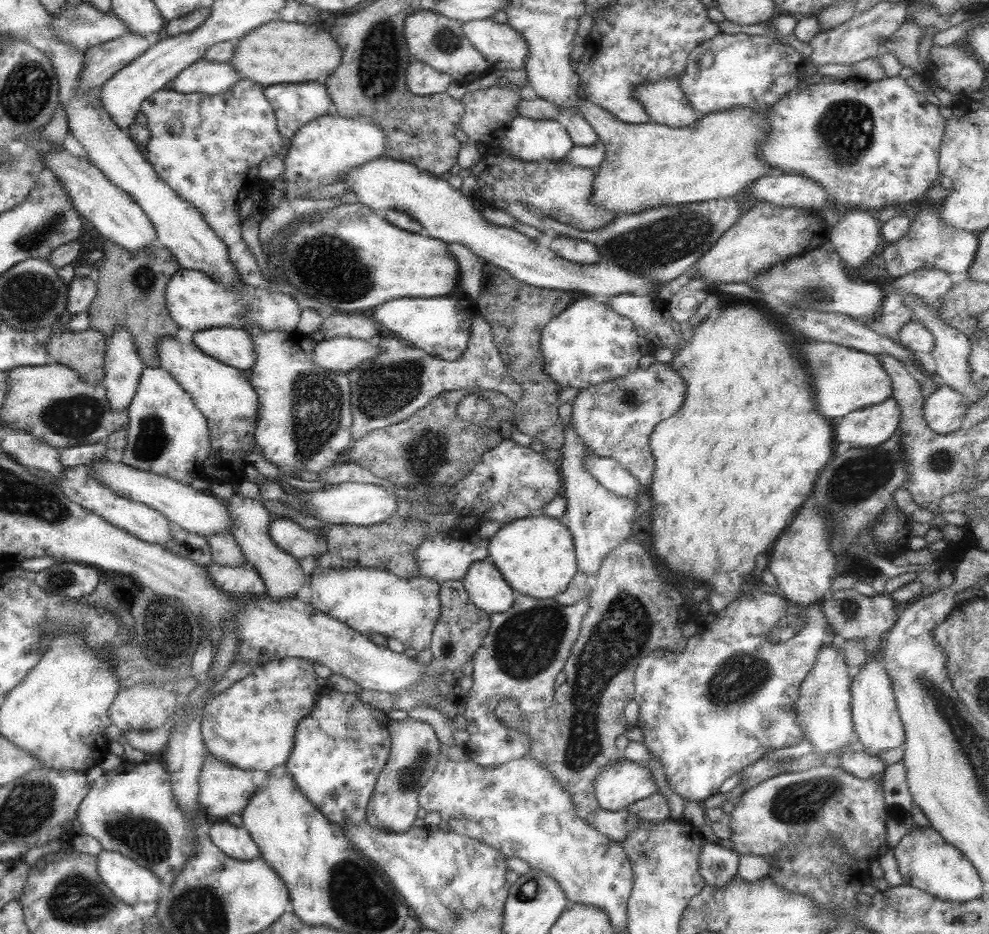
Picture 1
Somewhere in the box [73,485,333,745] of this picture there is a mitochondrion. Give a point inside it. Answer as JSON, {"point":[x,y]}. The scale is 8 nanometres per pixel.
{"point":[126,659]}

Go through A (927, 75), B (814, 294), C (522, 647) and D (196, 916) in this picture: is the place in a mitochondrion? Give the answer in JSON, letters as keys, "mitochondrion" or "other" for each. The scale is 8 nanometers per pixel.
{"A":"other","B":"mitochondrion","C":"mitochondrion","D":"mitochondrion"}

